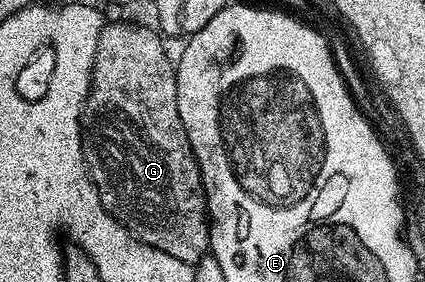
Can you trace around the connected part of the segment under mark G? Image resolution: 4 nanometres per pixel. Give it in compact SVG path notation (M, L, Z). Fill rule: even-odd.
M114 21L111 25L110 22L103 24L100 31L100 43L97 44L94 55L90 93L82 108L82 151L86 159L86 167L90 171L90 178L94 181L94 186L98 188L102 205L111 216L148 247L155 248L156 251L164 251L164 255L172 255L172 259L180 259L184 263L196 266L202 257L210 253L210 219L206 212L206 188L202 185L202 172L196 155L192 151L192 143L188 143L188 131L184 131L184 123L180 119L175 62L166 54L166 49L162 46L163 38L153 28L151 29L146 25L133 25L130 21Z

